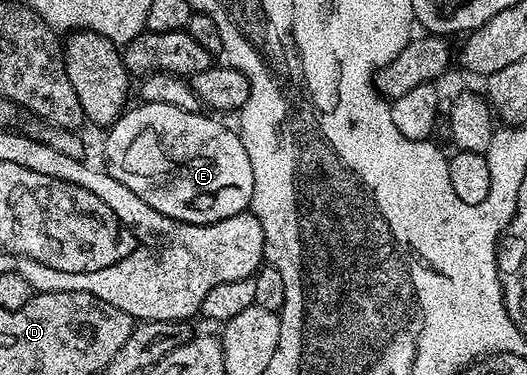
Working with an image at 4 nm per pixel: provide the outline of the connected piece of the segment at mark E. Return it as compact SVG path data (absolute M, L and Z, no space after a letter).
M138 102L138 107L130 106L125 114L120 115L112 125L108 128L105 139L105 163L109 175L115 177L115 181L119 181L123 185L127 185L127 189L131 189L131 193L135 193L135 197L139 197L143 201L147 201L147 205L151 205L151 209L155 209L159 213L163 213L167 217L177 220L179 223L214 223L215 221L223 221L227 217L235 217L241 211L250 210L253 202L253 174L251 173L251 157L247 157L247 149L243 149L243 141L240 134L236 130L233 131L229 127L224 127L220 123L220 118L214 117L212 114L204 113L200 110L188 111L187 109L179 109L175 105L167 105L166 103L147 103Z

